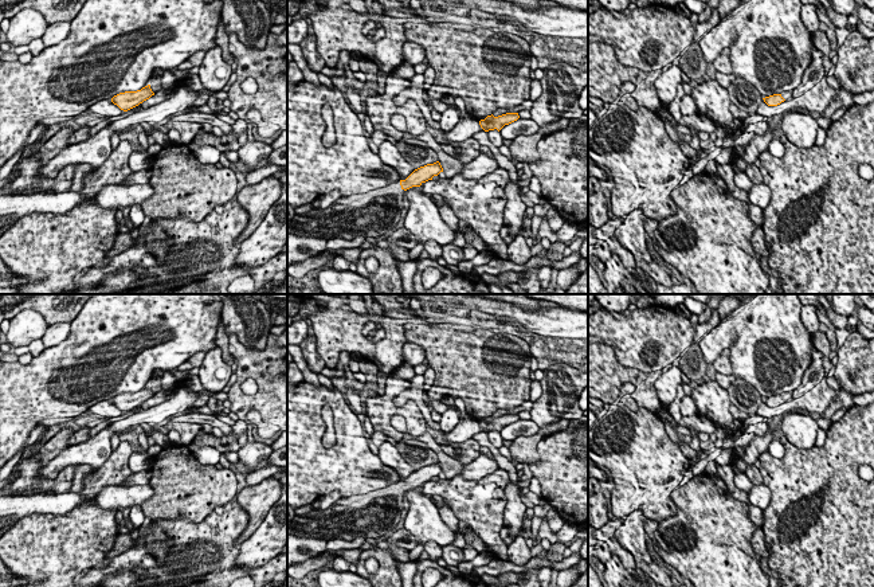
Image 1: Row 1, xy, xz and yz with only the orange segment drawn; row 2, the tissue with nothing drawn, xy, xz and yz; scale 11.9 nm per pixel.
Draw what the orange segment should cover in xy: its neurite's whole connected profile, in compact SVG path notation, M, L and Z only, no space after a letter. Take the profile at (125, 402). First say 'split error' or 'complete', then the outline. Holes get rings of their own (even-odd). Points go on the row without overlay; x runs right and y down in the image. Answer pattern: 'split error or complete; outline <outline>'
complete; outline M148 386L137 392L119 394L111 399L111 403L121 411L128 412L149 400L152 396L154 396L154 394L152 392L150 386Z

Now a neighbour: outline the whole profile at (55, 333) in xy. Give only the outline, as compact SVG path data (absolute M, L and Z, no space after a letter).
M58 322L54 325L48 325L42 338L44 348L51 348L66 340L70 333L70 326L71 322Z

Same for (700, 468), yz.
M722 447L721 449L716 449L713 453L708 454L708 457L703 458L703 459L699 458L698 462L694 466L690 467L693 476L698 476L698 474L705 473L706 465L710 461L714 461L721 453L722 453Z

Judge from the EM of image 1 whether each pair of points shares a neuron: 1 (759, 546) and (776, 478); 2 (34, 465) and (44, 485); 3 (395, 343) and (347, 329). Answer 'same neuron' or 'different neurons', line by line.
1: different neurons
2: same neuron
3: same neuron

